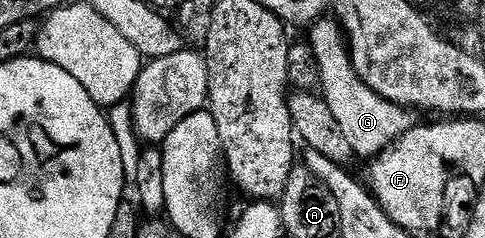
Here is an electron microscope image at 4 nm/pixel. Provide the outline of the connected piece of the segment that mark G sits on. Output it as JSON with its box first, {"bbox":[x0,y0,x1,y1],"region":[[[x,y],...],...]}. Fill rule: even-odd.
{"bbox":[309,20,412,160],"region":[[[320,20],[309,30],[309,41],[321,72],[321,97],[333,114],[333,120],[337,120],[341,132],[345,132],[345,140],[349,140],[352,155],[359,157],[360,154],[366,160],[374,160],[380,152],[388,150],[403,133],[411,129],[412,111],[385,100],[359,79],[340,23],[327,21]]]}

